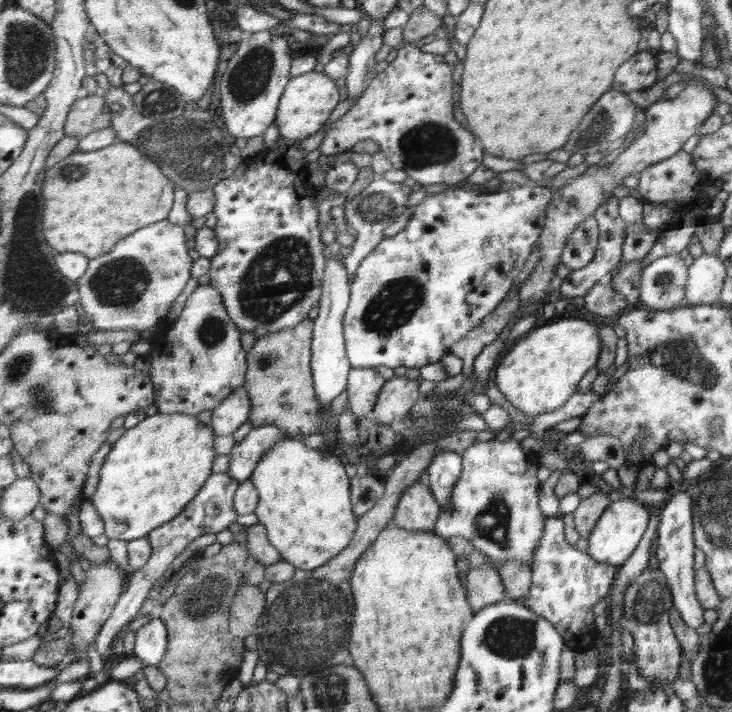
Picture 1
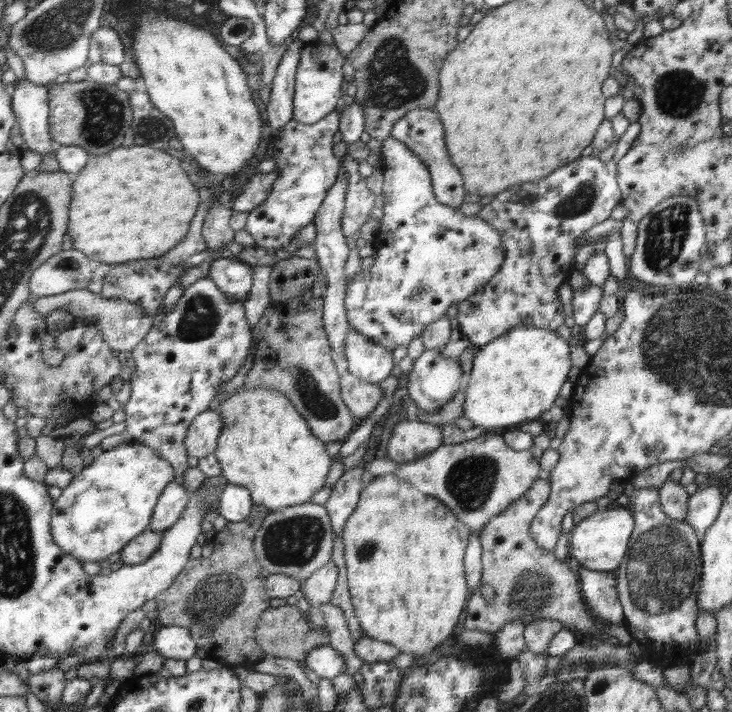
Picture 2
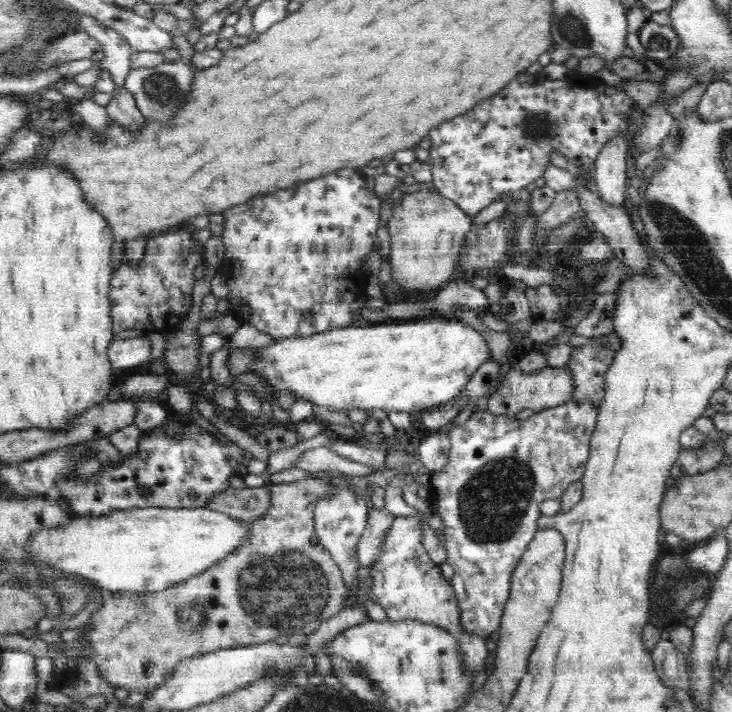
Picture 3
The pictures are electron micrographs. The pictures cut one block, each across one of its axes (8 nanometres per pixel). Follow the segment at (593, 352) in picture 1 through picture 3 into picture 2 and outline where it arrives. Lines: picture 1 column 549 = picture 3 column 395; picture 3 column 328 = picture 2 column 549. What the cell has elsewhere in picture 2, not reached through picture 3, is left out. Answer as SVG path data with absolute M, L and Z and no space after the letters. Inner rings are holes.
M533 326L510 329L508 333L481 347L475 354L470 379L465 386L463 414L474 427L484 429L512 429L512 424L520 424L522 420L535 420L542 412L554 406L554 400L558 398L562 384L566 382L570 366L570 346L554 330Z

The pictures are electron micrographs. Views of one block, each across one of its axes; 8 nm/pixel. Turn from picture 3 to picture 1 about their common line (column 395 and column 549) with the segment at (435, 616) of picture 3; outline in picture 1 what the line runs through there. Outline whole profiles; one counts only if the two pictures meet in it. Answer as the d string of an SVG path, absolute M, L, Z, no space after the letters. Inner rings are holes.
M550 516L550 520L545 521L544 534L542 534L538 548L534 550L534 559L533 562L530 562L530 566L533 571L532 588L530 588L528 596L520 598L518 602L521 602L525 607L529 607L534 613L538 613L544 618L549 619L560 631L562 638L565 638L565 646L570 648L570 650L579 653L593 648L595 640L601 633L599 630L596 630L596 625L594 625L592 606L598 600L602 600L602 596L608 594L618 568L614 565L607 565L604 562L596 562L596 560L590 558L590 555L580 552L576 548L576 545L572 546L572 544L568 544L566 538L564 538L564 524L562 524L562 519L556 516Z

